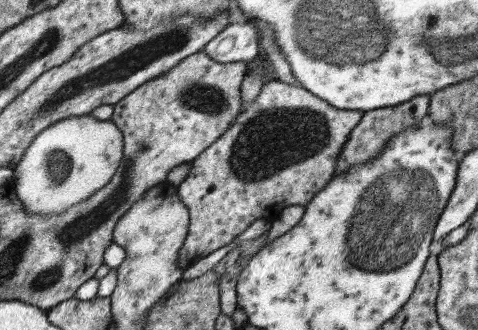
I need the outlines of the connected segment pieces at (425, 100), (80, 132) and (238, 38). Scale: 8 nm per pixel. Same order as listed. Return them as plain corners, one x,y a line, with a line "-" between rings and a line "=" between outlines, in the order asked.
420,94
420,96
414,96
412,100
396,106
365,112
358,125
350,132
348,141
344,143
342,151
338,154
336,165
334,165
334,176
346,172
352,166
360,166
360,164
376,160
380,156
380,152
384,150
384,146
388,144
388,140
392,140
396,134
400,134
412,126
418,126
422,122
422,118
429,114
429,106
430,95
=
68,117
39,132
14,167
14,190
30,215
52,215
80,203
104,187
121,165
123,134
112,119
=
252,21
230,23
203,50
218,63
248,62
260,54
259,40
258,27

